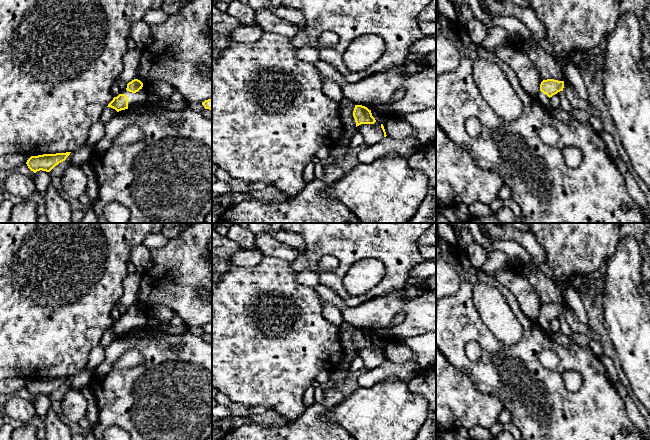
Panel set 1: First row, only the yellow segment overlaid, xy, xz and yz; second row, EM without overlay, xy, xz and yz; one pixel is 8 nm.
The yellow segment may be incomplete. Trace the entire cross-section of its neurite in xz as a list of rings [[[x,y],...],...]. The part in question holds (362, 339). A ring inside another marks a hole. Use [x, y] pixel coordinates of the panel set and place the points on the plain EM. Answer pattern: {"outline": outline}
{"outline": [[[355,329],[353,341],[356,346],[356,351],[361,348],[374,348],[376,346],[371,334],[362,329]]]}

